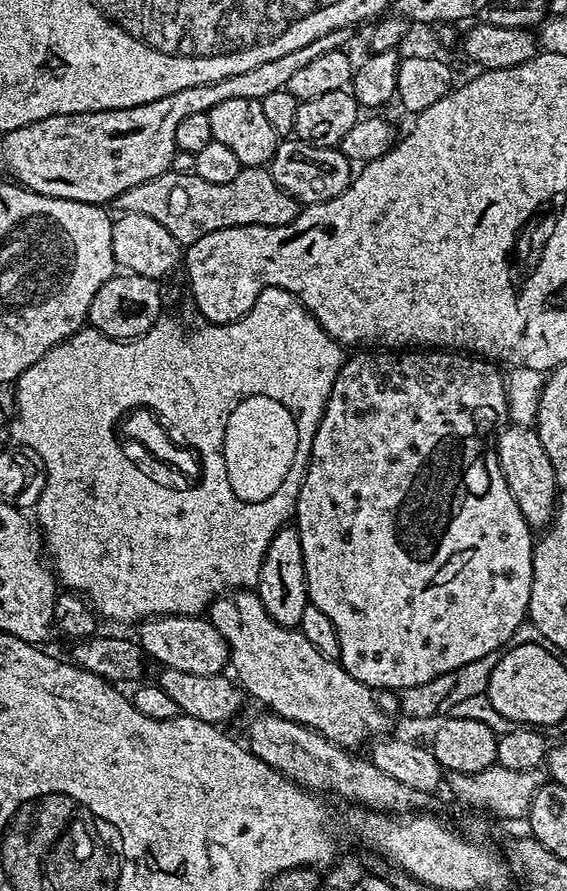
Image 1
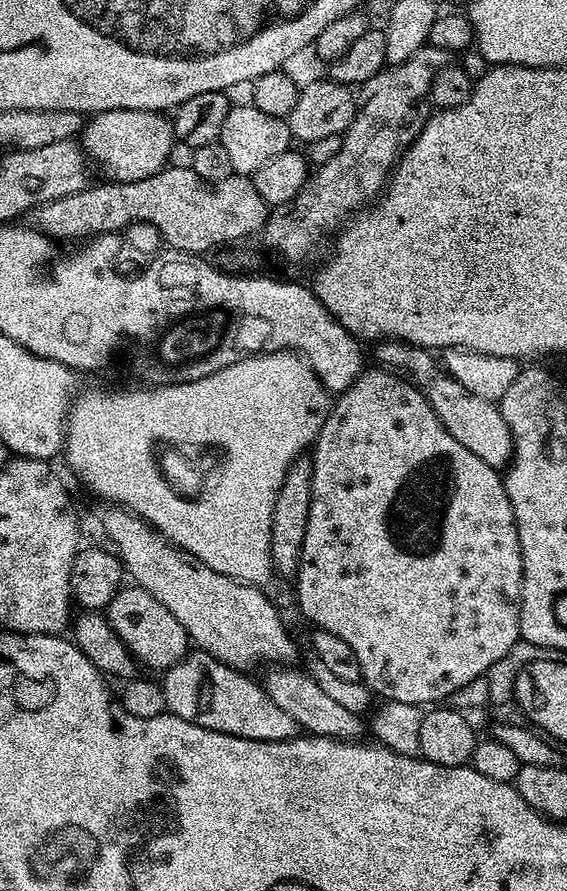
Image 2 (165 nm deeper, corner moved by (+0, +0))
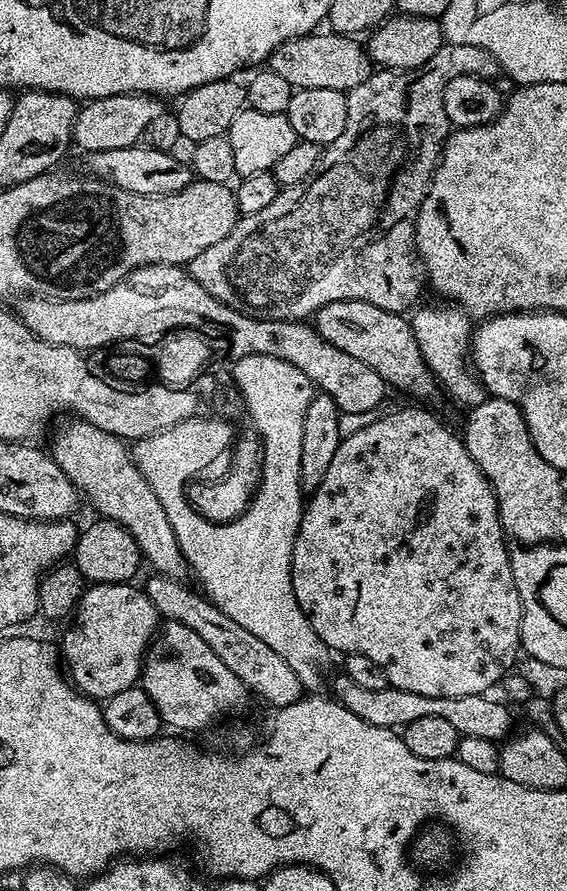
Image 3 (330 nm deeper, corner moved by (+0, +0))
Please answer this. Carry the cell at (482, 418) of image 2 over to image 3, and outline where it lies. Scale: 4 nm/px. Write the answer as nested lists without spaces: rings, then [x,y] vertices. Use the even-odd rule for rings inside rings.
[[[361,300],[330,302],[315,312],[314,327],[330,346],[338,346],[338,350],[346,350],[350,358],[366,362],[366,366],[379,374],[389,389],[409,392],[420,400],[428,400],[438,391],[438,381],[422,356],[412,325],[401,313],[382,310]]]

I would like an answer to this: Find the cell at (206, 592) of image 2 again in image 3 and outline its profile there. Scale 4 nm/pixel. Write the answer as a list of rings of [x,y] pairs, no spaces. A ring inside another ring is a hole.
[[[79,418],[69,421],[69,424],[57,430],[50,447],[50,454],[62,466],[62,474],[70,478],[81,497],[85,501],[89,500],[100,511],[99,515],[103,519],[121,524],[132,535],[140,547],[141,557],[147,567],[148,564],[152,567],[153,573],[173,578],[183,577],[186,565],[174,534],[174,526],[170,518],[166,518],[166,510],[162,510],[158,494],[154,494],[150,482],[146,482],[132,460],[129,445],[106,430],[98,430],[98,426],[90,422]]]

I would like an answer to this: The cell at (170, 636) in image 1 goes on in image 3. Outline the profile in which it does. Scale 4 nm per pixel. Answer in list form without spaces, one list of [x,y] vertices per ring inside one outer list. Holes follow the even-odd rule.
[[[135,583],[85,587],[74,619],[64,632],[64,652],[62,648],[62,660],[76,691],[97,702],[107,702],[111,696],[120,696],[122,690],[133,687],[141,679],[148,645],[161,620],[154,602]]]

